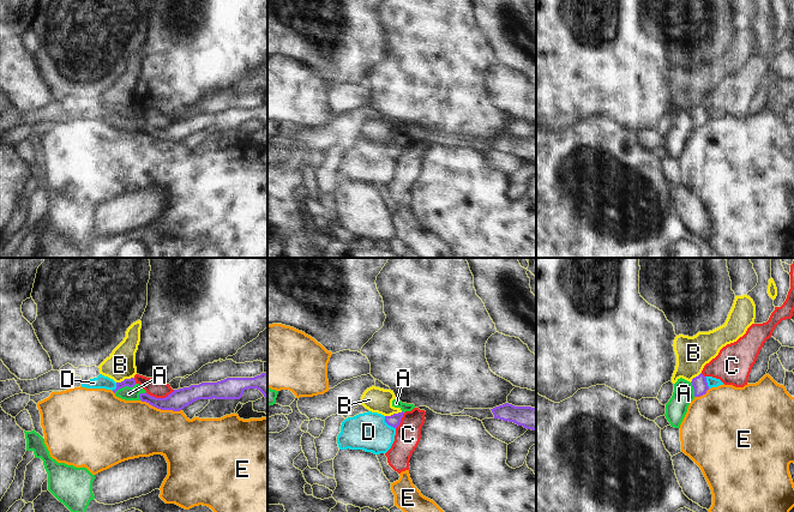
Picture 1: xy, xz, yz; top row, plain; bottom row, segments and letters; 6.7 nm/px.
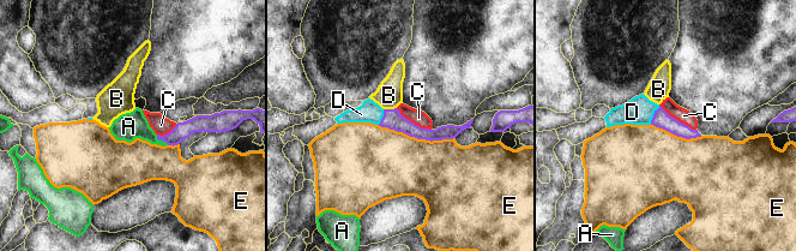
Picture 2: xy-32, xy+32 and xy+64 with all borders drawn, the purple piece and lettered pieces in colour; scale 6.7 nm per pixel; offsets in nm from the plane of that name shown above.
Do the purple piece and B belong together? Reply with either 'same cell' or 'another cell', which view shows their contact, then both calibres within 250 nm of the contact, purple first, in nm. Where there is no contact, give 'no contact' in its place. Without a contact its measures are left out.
another cell | xy | 60/190 nm

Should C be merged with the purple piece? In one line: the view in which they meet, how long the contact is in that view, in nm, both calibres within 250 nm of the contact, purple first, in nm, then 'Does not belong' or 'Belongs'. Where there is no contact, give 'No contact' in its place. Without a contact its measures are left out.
Touches purple in xy. Shared border 200 nm. Thickness 140 nm (purple) against 120 nm. Does not belong

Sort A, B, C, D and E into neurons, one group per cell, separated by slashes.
A / B / C / D / E

